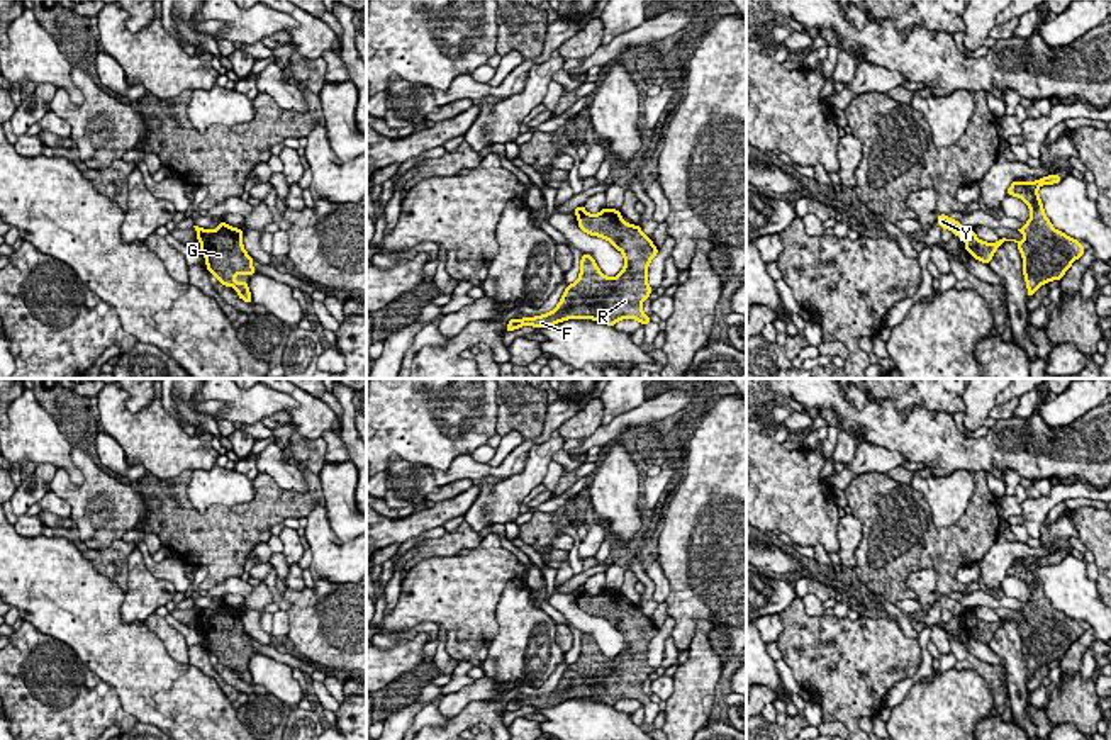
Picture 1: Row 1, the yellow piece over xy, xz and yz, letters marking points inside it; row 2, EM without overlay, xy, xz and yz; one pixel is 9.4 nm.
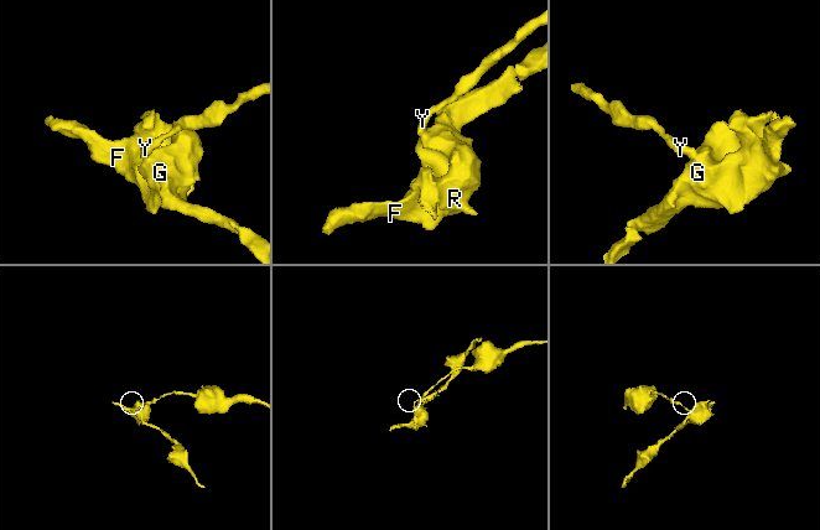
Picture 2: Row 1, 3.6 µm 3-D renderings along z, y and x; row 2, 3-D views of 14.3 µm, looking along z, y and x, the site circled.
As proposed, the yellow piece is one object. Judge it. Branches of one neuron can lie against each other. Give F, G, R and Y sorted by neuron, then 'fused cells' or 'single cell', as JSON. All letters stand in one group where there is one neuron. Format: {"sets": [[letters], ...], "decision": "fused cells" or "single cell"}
{"sets": [["F", "G", "R"], ["Y"]], "decision": "fused cells"}

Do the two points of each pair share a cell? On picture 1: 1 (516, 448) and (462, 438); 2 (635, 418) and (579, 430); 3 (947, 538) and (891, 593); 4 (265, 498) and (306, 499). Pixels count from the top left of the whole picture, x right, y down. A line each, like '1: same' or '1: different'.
1: different
2: different
3: same
4: same

